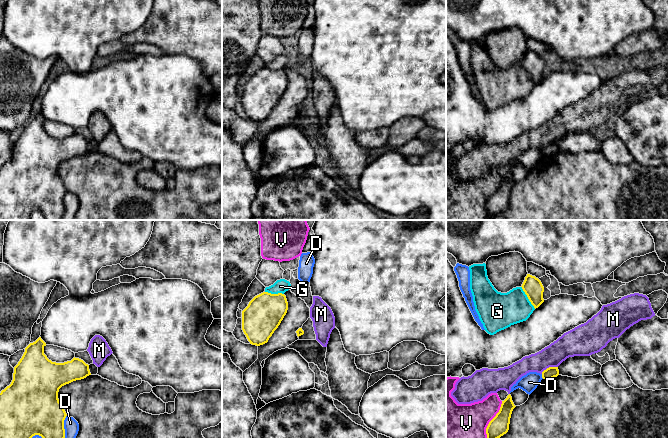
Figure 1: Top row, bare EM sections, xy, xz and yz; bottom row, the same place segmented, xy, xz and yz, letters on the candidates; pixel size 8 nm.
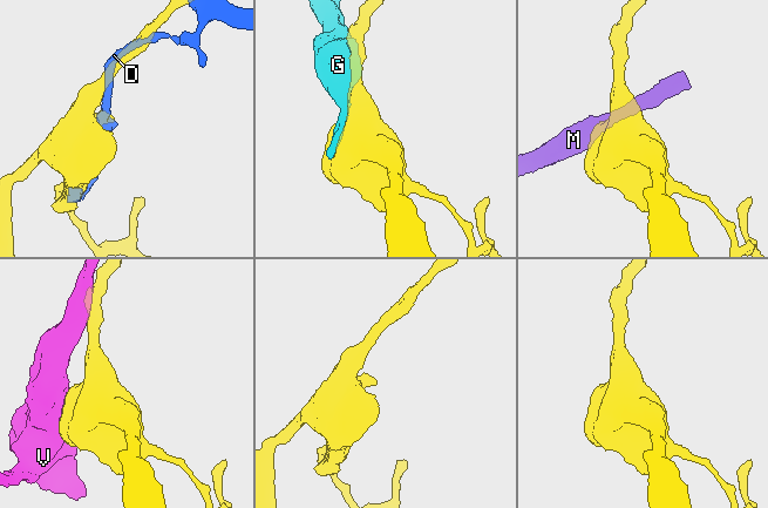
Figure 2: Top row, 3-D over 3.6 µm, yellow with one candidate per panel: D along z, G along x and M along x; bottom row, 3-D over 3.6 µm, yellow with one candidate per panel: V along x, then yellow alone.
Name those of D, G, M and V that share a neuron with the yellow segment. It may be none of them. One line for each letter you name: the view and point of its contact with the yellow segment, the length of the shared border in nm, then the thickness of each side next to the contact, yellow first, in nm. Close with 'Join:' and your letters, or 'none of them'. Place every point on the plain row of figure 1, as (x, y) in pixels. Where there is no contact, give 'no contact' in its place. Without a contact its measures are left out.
Join: none of them

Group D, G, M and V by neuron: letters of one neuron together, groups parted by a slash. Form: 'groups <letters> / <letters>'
groups D / G / M / V

